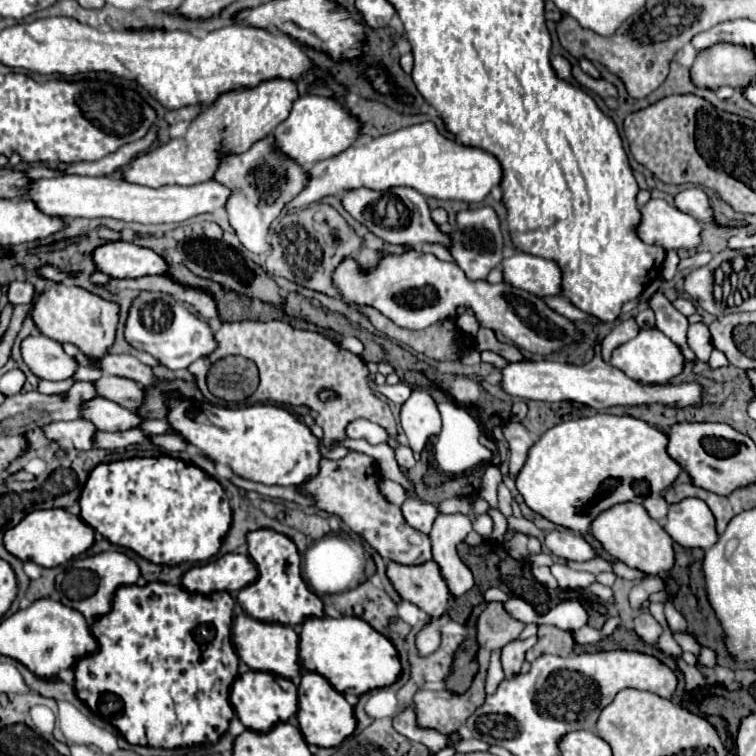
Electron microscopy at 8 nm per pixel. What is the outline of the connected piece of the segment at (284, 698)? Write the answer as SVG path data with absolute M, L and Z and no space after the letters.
M246 671L234 681L230 689L230 703L236 711L236 717L242 721L246 729L256 733L268 733L272 731L274 725L284 723L296 715L298 689L286 677L280 677L274 673L262 673L262 671Z

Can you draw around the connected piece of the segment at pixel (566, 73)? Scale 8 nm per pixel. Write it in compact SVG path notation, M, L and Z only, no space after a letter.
M556 55L556 57L552 57L552 69L556 71L556 75L560 77L560 79L564 79L564 81L568 81L570 77L572 77L572 73L570 73L570 63L564 59L564 57L560 57L560 55Z

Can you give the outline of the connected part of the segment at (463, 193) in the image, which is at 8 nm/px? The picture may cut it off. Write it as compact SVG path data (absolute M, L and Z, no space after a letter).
M430 121L376 139L364 139L362 145L352 145L330 159L314 163L306 171L308 181L304 189L292 201L288 201L288 205L284 207L286 213L312 205L322 197L348 193L348 189L360 187L388 191L392 187L402 185L420 191L424 197L434 197L442 201L456 199L466 203L480 203L494 187L500 185L504 175L500 161L492 153L444 137Z

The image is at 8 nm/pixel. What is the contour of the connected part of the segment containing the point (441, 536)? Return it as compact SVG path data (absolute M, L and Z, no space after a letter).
M440 513L428 535L432 541L434 561L440 565L440 571L448 581L450 593L454 597L460 597L474 587L474 577L470 569L460 561L456 553L456 545L464 541L464 537L470 531L472 531L472 521L468 519L468 515Z

